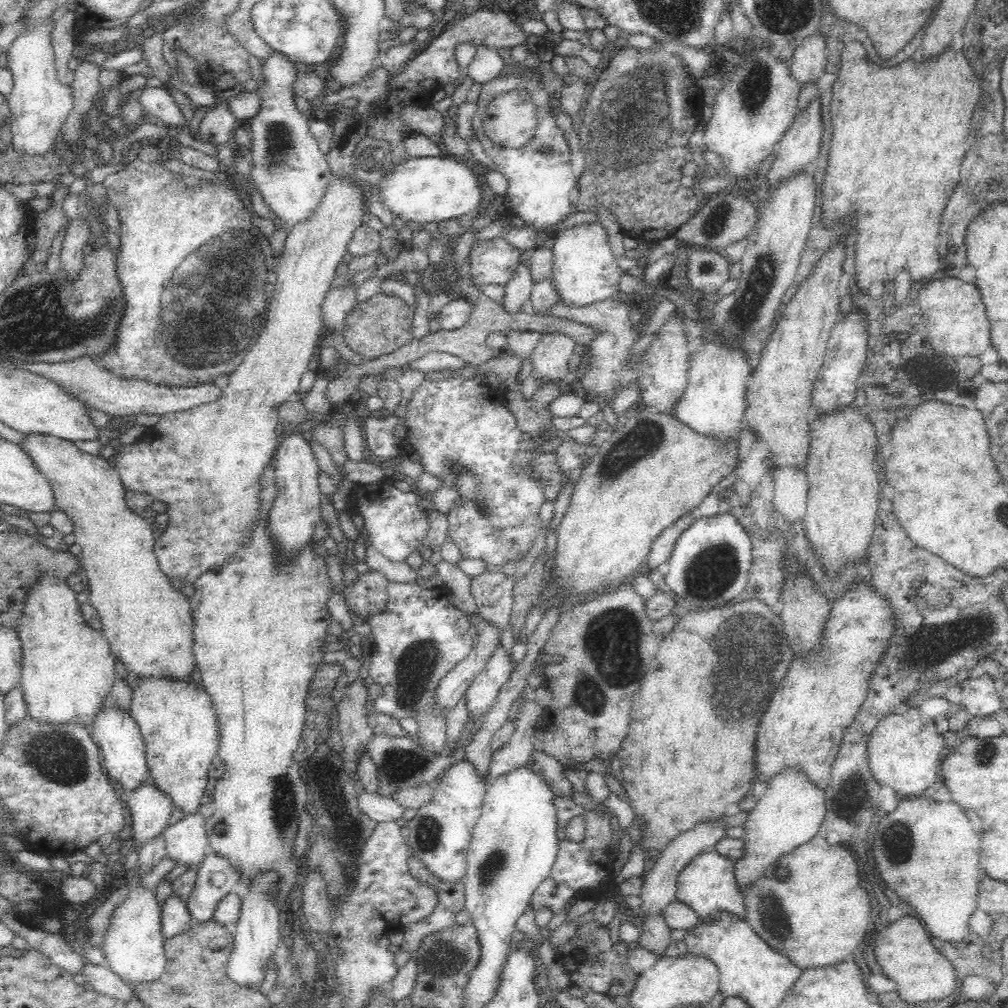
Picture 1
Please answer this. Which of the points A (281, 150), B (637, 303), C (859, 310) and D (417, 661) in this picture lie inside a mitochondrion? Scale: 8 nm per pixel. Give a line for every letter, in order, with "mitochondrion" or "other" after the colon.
A: mitochondrion
B: other
C: other
D: mitochondrion

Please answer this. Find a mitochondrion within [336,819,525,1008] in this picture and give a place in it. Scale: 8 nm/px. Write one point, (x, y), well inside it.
(442, 960)

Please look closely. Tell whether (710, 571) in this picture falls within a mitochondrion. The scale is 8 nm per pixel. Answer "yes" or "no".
yes

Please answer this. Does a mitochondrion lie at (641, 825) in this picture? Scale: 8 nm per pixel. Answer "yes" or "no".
no

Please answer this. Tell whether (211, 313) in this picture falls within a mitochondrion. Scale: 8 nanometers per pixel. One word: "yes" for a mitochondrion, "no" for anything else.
yes

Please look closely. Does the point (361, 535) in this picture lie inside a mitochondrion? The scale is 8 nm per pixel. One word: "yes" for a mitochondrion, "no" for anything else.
no

